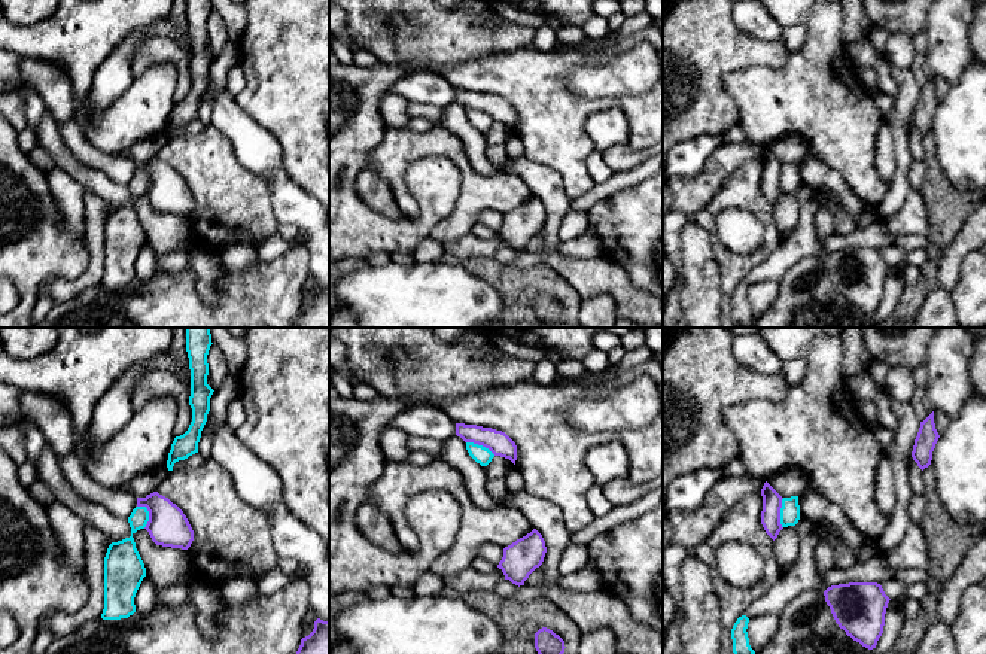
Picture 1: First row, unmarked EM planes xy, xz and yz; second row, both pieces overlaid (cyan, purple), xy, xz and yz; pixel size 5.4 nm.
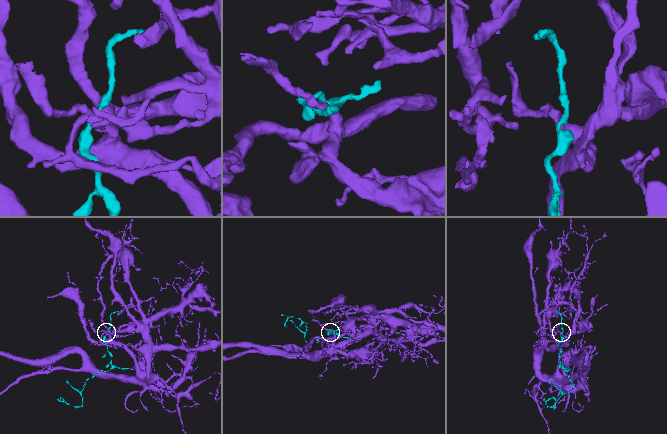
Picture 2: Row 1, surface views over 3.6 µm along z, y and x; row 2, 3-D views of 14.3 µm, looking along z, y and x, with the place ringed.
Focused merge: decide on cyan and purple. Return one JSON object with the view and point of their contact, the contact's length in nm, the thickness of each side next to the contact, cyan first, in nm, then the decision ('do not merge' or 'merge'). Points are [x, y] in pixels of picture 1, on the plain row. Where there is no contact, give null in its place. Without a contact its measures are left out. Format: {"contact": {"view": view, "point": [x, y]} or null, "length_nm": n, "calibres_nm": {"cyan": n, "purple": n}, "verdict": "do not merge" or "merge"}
{"contact": {"view": "xy", "point": [148, 181]}, "length_nm": 130, "calibres_nm": {"cyan": 140, "purple": 220}, "verdict": "do not merge"}

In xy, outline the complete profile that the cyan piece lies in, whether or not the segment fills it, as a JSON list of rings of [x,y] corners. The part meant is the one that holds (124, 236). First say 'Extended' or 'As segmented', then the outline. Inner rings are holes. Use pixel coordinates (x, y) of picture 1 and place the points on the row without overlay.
As segmented. [[[136,173],[128,183],[131,203],[112,209],[104,223],[104,276],[103,286],[128,285],[136,279],[134,264],[146,243],[144,229],[133,201],[149,188],[146,173]]]

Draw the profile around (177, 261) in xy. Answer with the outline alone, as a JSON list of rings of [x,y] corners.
[[[177,250],[167,253],[156,261],[158,268],[162,271],[179,273],[189,267],[188,250]]]

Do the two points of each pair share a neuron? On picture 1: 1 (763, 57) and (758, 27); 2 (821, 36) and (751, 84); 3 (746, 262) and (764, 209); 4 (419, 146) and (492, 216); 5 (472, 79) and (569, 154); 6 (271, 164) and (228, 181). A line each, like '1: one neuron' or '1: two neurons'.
1: two neurons
2: one neuron
3: one neuron
4: two neurons
5: one neuron
6: two neurons

